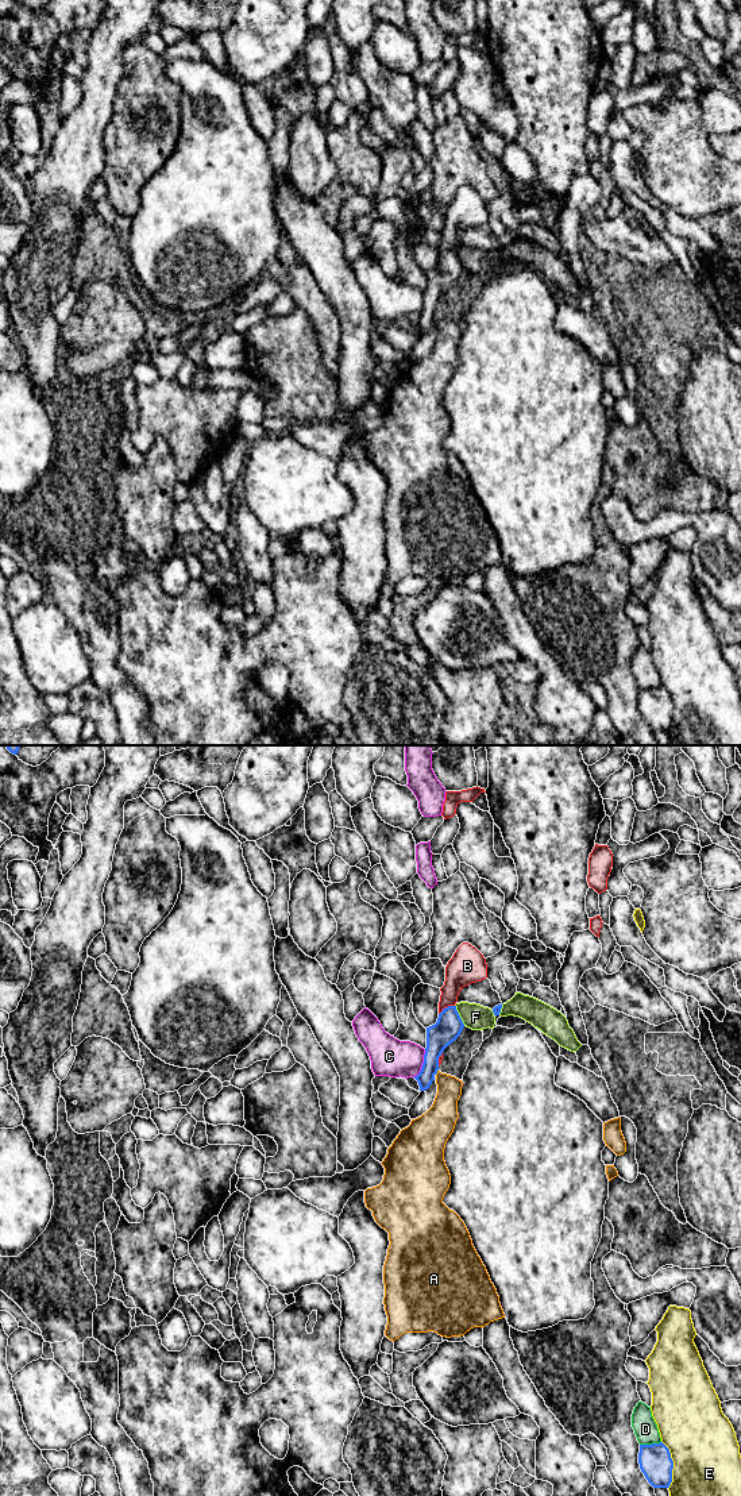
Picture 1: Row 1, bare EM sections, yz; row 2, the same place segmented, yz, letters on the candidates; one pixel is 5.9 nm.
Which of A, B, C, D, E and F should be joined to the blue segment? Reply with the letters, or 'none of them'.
none of them

